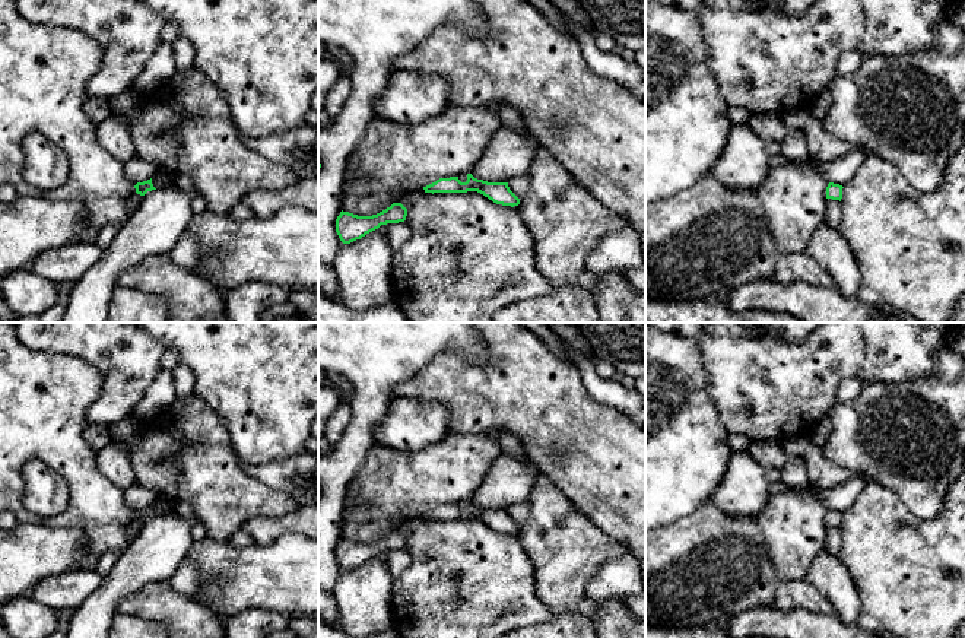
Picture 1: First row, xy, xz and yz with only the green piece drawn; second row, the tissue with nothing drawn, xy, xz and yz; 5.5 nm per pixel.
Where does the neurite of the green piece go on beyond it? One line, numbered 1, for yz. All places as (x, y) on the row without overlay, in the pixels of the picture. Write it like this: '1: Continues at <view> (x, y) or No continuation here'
1: No continuation here

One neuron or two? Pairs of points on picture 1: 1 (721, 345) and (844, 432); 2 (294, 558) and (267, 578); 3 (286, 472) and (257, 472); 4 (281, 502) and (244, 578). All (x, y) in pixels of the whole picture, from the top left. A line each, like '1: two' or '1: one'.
1: two
2: one
3: one
4: two

